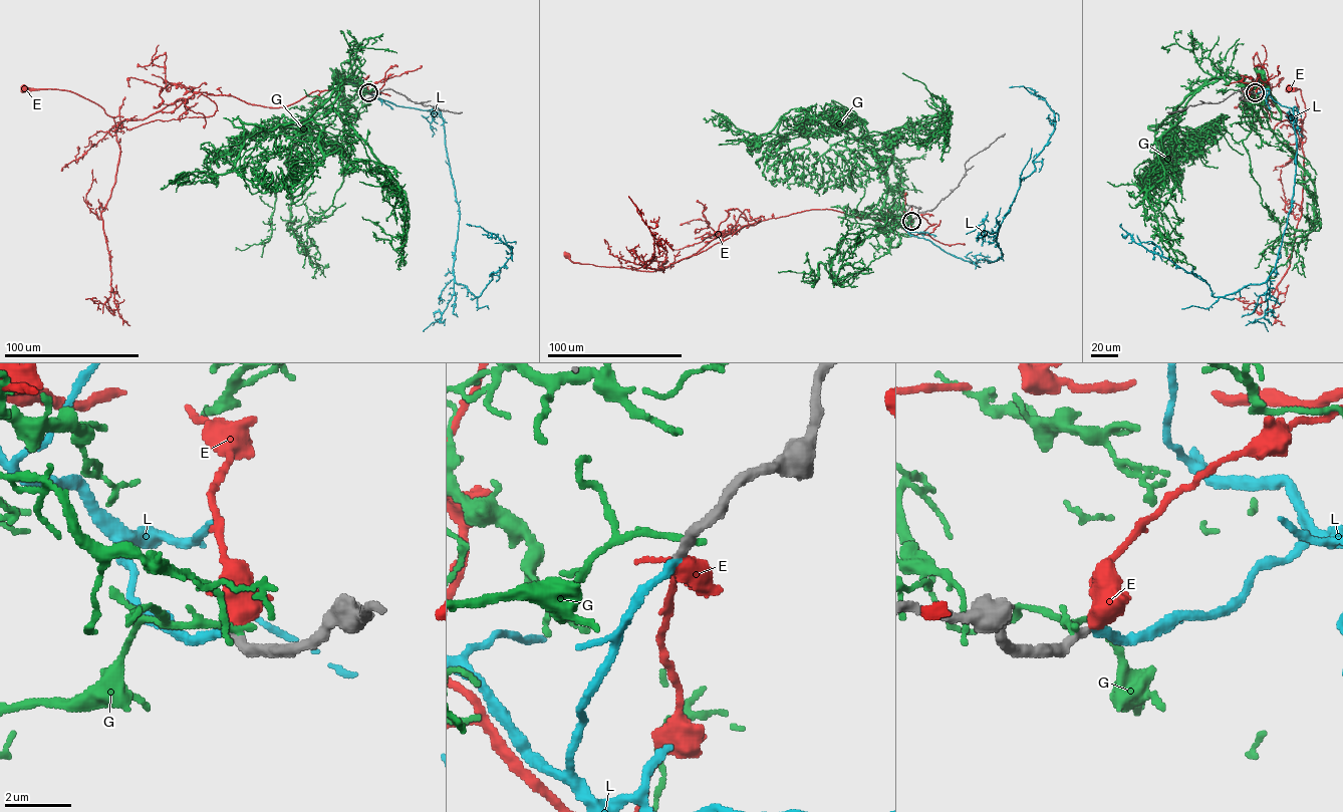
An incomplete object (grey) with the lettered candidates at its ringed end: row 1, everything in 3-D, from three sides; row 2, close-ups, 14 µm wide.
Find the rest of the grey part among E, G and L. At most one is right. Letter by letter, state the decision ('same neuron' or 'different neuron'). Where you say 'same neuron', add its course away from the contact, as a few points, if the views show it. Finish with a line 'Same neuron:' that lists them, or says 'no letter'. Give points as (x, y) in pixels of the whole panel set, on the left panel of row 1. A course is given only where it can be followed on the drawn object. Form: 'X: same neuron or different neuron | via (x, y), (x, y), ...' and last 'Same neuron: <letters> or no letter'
E: different neuron
G: different neuron
L: same neuron | via (368, 92), (439, 109), (459, 209), (454, 280), (479, 296), (512, 254), (466, 224)
Same neuron: L

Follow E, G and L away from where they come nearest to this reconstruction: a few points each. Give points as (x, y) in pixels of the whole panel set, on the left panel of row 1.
E: (368, 92), (365, 83), (343, 83), (269, 107), (199, 92), (117, 125), (100, 106), (70, 91), (25, 90)
G: (368, 93), (348, 103), (357, 112), (354, 118), (348, 112), (340, 76), (337, 75)
L: (368, 92), (439, 109), (459, 209), (454, 280), (479, 296), (512, 254), (466, 224)

